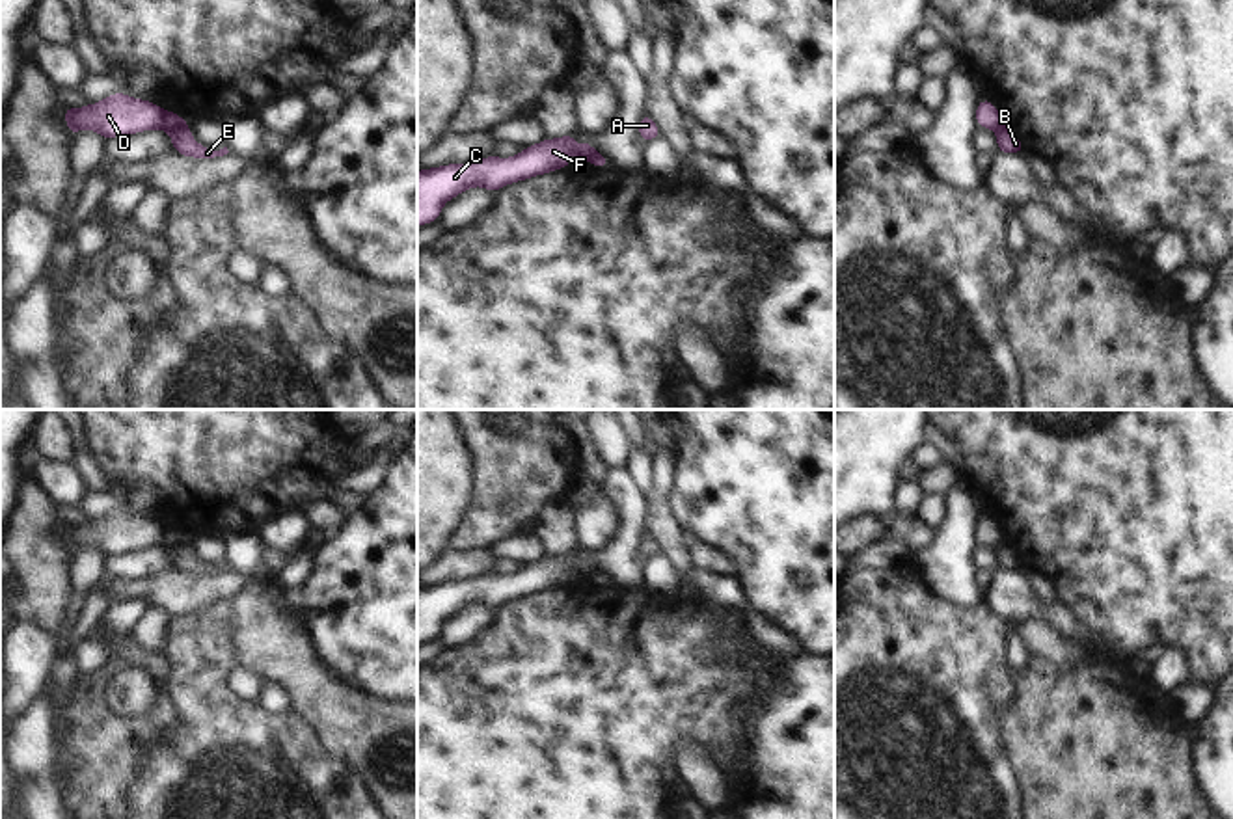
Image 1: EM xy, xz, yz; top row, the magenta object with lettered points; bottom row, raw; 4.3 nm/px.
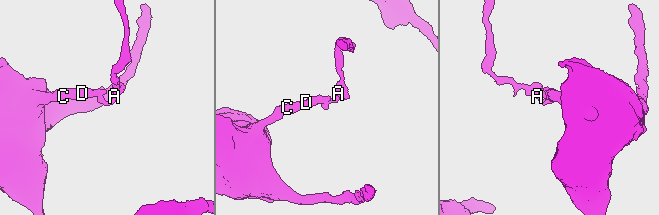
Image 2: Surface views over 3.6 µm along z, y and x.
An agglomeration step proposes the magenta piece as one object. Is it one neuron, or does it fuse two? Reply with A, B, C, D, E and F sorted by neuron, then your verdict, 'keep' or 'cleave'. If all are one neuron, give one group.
A B E / C D F; cleave

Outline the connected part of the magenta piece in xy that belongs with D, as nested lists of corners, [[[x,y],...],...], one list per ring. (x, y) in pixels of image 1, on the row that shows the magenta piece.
[[[112,93],[101,102],[78,110],[63,108],[63,117],[71,138],[82,128],[93,128],[108,140],[153,128],[171,134],[175,128],[188,127],[188,121],[175,112],[162,110],[151,101],[132,99],[127,93]]]

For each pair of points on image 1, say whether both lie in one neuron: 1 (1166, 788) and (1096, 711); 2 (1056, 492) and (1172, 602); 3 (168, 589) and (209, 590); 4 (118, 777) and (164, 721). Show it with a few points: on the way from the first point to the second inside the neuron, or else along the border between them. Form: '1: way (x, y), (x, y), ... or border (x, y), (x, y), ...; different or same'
1: way (1148, 769), (1109, 730); same
2: way (1084, 514), (1144, 574); same
3: way (177, 590), (200, 590); same
4: way (118, 762), (149, 730); same

